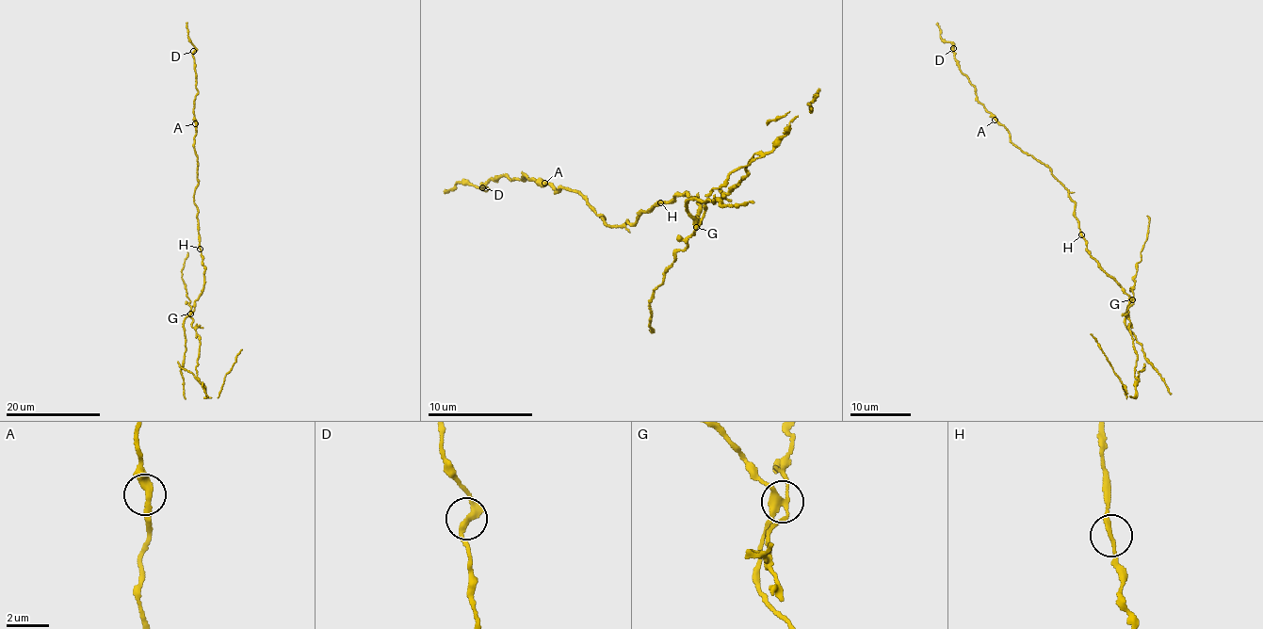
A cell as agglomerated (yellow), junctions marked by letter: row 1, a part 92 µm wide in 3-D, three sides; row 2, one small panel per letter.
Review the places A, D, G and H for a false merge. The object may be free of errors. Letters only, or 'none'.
G

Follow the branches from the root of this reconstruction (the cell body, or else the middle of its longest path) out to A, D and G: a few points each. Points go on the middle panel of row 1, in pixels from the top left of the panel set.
A: (661, 201), (650, 213), (641, 212), (634, 224), (610, 227), (588, 199), (563, 188), (558, 194), (544, 183)
D: (661, 201), (634, 224), (610, 227), (570, 190), (558, 194), (548, 184), (504, 174), (482, 187)
G: (661, 201), (669, 202), (678, 193), (693, 195), (700, 212), (695, 217), (699, 225), (695, 226)

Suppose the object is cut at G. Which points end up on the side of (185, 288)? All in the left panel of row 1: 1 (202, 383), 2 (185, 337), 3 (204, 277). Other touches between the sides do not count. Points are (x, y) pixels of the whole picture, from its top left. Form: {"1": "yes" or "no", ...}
{"1": "yes", "2": "no", "3": "no"}

